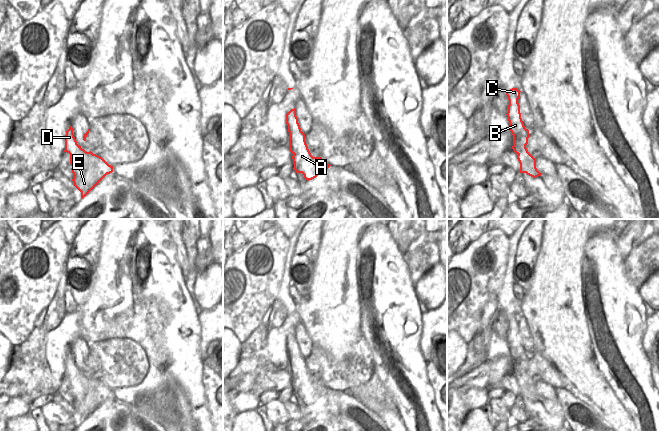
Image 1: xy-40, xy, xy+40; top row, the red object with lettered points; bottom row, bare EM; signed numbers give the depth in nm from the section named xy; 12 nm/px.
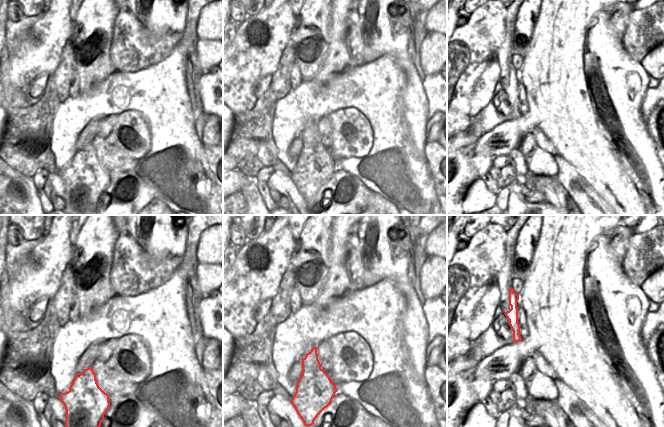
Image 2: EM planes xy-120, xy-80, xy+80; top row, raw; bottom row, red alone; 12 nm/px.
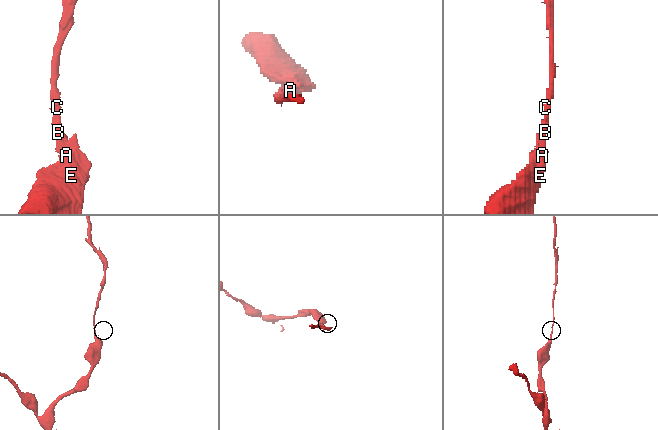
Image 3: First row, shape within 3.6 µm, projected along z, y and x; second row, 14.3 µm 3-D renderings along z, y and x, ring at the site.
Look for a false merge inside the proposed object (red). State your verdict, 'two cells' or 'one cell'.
two cells

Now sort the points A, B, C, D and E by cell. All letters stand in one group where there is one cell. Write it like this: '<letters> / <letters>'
A E / B C D

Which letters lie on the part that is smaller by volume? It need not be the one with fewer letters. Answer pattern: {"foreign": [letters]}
{"foreign": ["B", "C", "D"]}

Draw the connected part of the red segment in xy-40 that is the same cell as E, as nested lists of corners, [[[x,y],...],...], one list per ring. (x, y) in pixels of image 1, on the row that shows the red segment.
[[[76,145],[70,155],[71,170],[74,186],[81,192],[83,199],[107,174],[113,172],[102,157],[86,152],[81,146]]]

